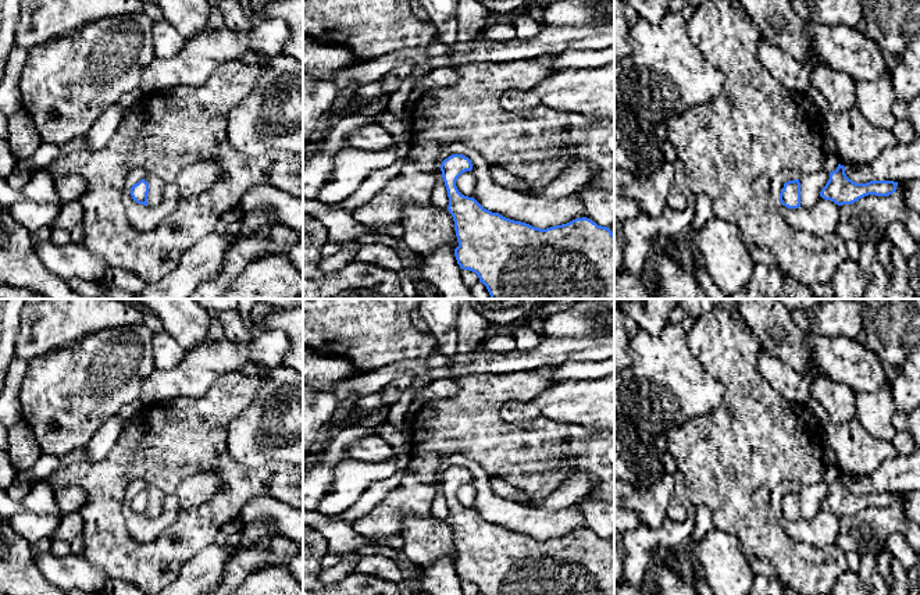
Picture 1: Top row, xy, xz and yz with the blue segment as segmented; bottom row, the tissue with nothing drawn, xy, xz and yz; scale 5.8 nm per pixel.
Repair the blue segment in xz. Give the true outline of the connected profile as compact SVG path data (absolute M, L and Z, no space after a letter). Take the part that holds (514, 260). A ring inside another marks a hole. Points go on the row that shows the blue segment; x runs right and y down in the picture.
M452 154L441 165L449 197L447 210L453 217L459 242L454 249L457 264L478 275L491 299L614 299L614 234L610 228L582 217L541 229L492 213L474 197L461 195L456 186L457 178L471 170L471 160L463 154Z

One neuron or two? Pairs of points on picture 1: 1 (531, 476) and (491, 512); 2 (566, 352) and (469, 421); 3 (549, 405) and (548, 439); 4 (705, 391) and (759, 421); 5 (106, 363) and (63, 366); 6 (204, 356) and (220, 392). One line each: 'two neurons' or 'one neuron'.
1: two neurons
2: two neurons
3: two neurons
4: two neurons
5: one neuron
6: two neurons

